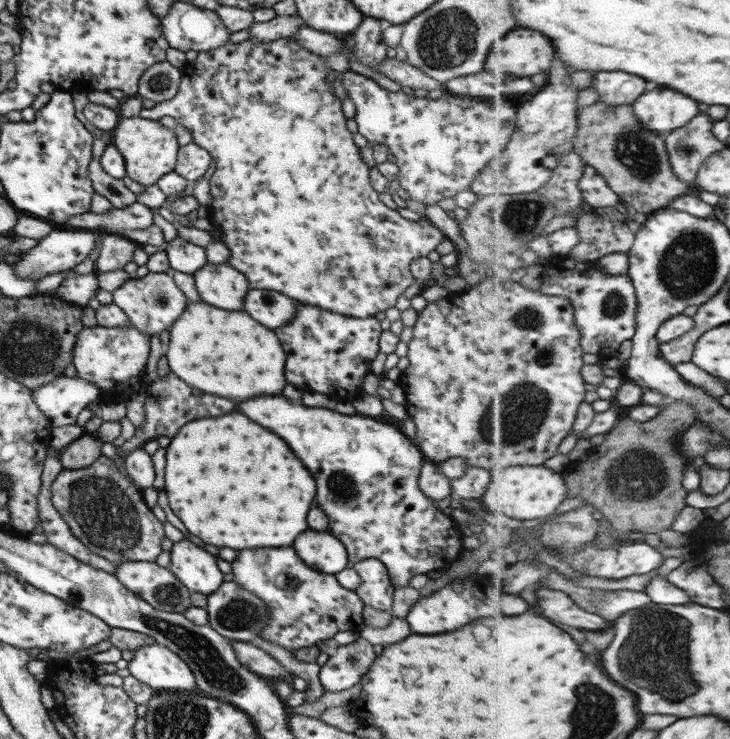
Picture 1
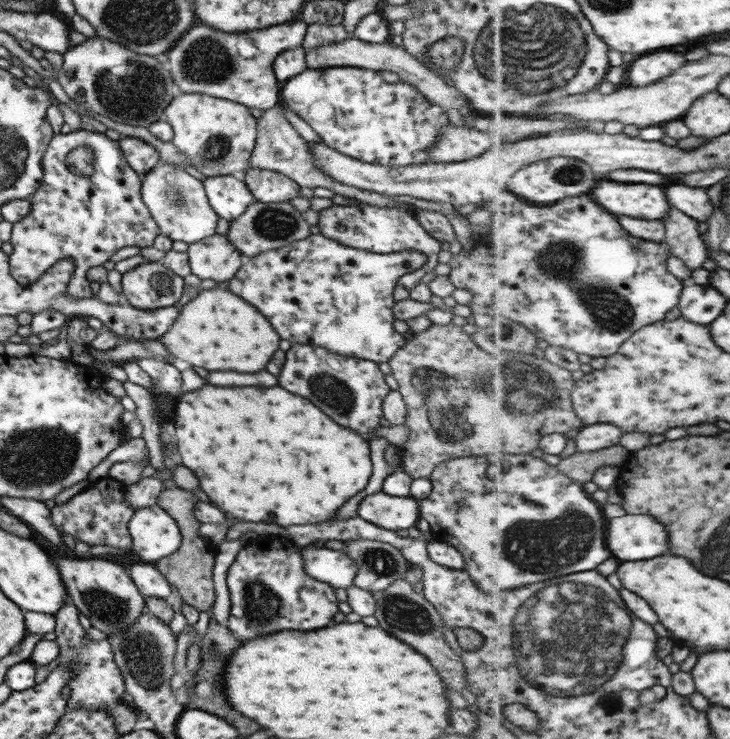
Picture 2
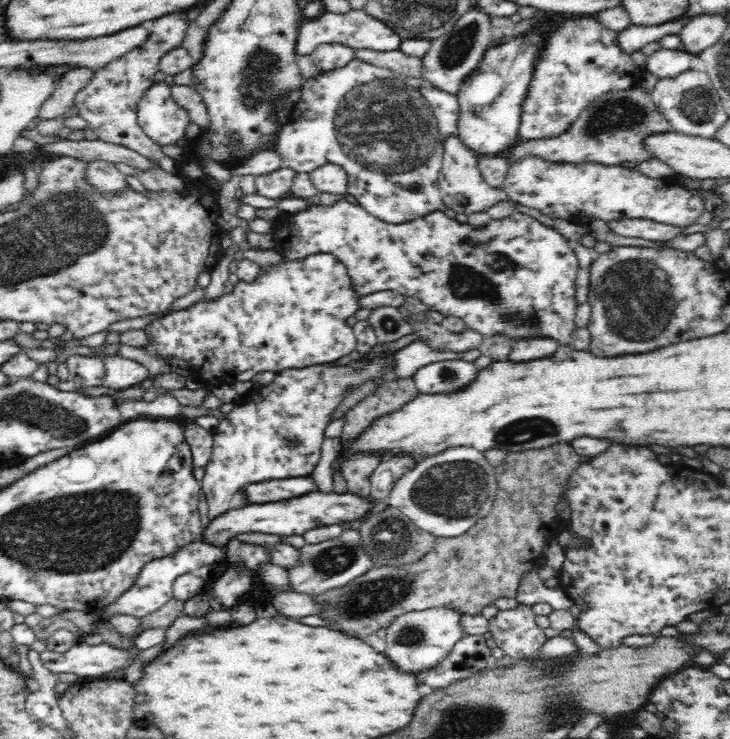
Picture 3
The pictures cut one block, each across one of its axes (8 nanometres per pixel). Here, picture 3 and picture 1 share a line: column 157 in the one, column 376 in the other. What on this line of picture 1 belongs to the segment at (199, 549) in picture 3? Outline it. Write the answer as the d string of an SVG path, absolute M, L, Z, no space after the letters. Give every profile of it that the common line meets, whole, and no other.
M365 559L352 564L351 568L361 580L354 591L364 606L371 606L373 610L389 611L394 588L389 582L385 566L377 559Z

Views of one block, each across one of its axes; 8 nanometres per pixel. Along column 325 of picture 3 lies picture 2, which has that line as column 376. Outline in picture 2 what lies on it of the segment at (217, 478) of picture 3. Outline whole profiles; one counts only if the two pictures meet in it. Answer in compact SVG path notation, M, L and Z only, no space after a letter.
M293 344L285 352L285 364L281 366L277 380L281 388L313 402L313 406L317 406L335 424L349 428L363 440L371 442L373 430L380 426L383 397L389 392L383 376L375 362L333 354L321 346Z

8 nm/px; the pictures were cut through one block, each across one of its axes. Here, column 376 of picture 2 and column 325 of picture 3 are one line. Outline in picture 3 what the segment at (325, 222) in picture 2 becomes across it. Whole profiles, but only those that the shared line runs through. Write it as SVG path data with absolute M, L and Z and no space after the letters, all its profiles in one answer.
M338 201L332 206L308 204L307 208L282 216L274 227L273 234L277 242L277 249L288 261L301 261L307 256L316 253L333 254L340 262L344 263L346 273L350 275L352 289L358 293L358 296L368 296L382 291L394 291L405 297L416 298L424 303L430 310L439 312L444 317L454 316L462 319L464 324L472 331L480 333L482 336L491 337L498 334L506 334L510 338L554 338L560 344L570 342L570 334L576 330L574 322L578 303L576 302L576 277L578 272L578 259L574 250L568 245L568 239L560 235L558 231L551 230L540 223L534 217L524 213L514 211L510 216L502 220L490 220L486 228L475 230L470 224L460 224L456 219L450 219L442 211L432 211L430 214L419 219L414 219L408 224L387 224L376 218L374 215L366 212L364 207L354 205L348 201Z

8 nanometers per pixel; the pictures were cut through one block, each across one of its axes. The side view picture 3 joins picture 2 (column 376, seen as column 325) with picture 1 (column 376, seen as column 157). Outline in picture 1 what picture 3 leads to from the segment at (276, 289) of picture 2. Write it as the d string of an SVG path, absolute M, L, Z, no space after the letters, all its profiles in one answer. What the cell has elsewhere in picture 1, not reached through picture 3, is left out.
M297 304L293 318L275 330L285 352L285 380L304 393L319 393L335 402L351 401L361 391L364 376L378 349L379 322L374 317L353 318Z

